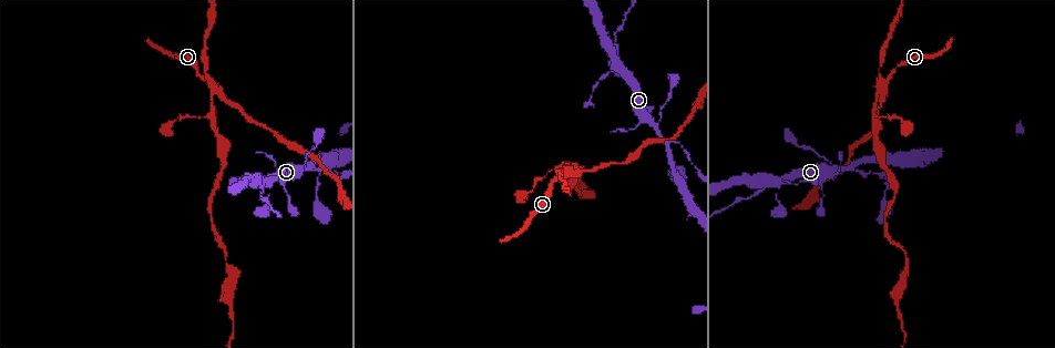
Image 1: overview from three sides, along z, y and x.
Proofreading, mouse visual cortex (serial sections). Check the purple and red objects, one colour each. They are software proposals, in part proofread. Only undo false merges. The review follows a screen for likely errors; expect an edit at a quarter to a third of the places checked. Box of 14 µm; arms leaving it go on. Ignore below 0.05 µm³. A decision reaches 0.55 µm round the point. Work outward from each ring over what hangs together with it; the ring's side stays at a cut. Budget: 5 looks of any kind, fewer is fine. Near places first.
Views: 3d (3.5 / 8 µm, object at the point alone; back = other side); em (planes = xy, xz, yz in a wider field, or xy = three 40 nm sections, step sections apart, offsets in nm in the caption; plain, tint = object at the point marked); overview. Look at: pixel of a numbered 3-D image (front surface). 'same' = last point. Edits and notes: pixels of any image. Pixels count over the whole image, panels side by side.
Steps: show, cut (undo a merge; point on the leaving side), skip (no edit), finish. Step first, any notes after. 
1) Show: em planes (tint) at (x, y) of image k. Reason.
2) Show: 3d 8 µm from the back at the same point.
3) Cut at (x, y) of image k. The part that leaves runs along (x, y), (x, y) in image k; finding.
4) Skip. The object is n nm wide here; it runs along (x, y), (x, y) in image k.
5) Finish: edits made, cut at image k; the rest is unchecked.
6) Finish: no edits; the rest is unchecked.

Show: 3d 3.5 µm at (885, 83) of image 1. Four-way junction.

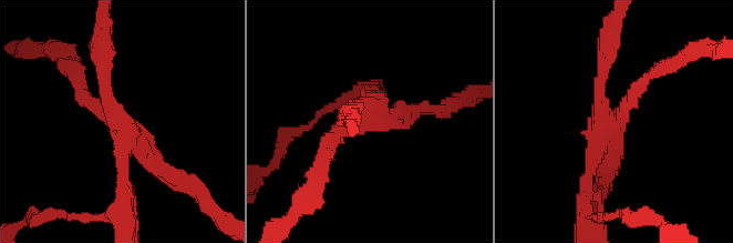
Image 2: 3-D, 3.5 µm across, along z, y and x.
Show: em xy step 1 (tint) at (120, 127) of image 2. 4 arms meet here; the arms are 150, 150, 150, 250 nm wide.

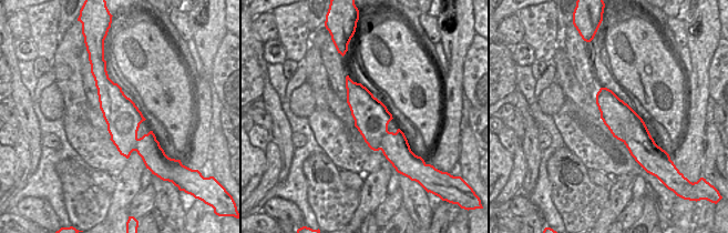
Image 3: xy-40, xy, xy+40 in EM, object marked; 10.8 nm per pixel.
Cut at (598, 80) of image 2. The part that leaves runs along (609, 125), (589, 166), (586, 228) in image 2; two cells meet here.

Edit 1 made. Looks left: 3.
Show: 3d 3.5 µm at (313, 165) of image 1. Thin neck.

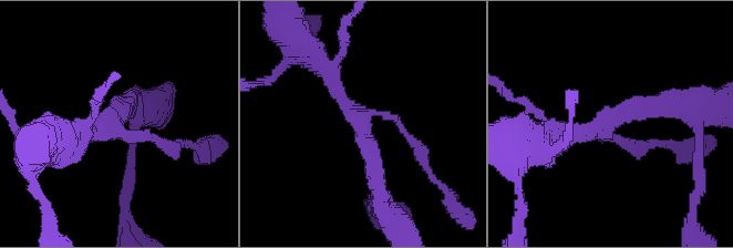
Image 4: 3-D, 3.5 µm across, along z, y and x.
Skip. The arms are 100, 250, 300 nm wide; it runs along (319, 64), (360, 119), (377, 181) in image 4; all the same cell.

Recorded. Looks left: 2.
Finish: edits made, cut at image 2; the rest is unchecked.

